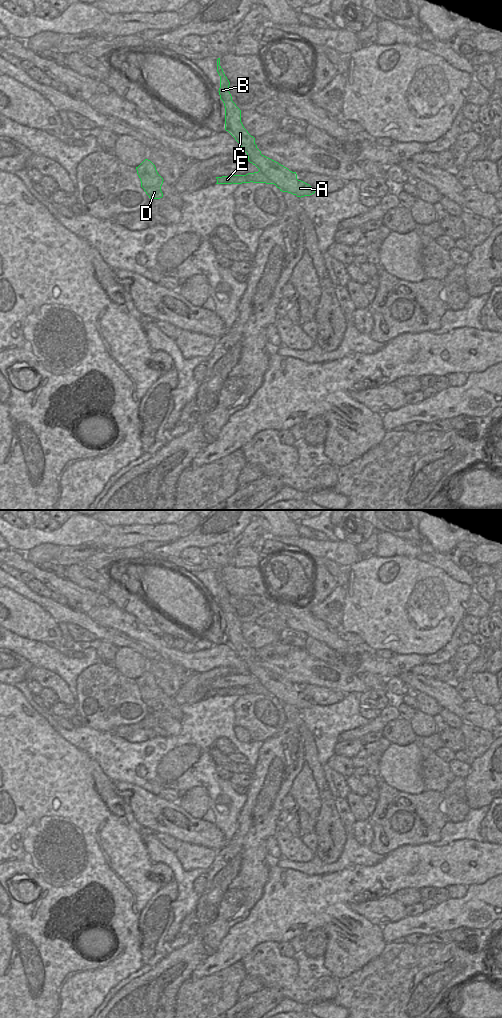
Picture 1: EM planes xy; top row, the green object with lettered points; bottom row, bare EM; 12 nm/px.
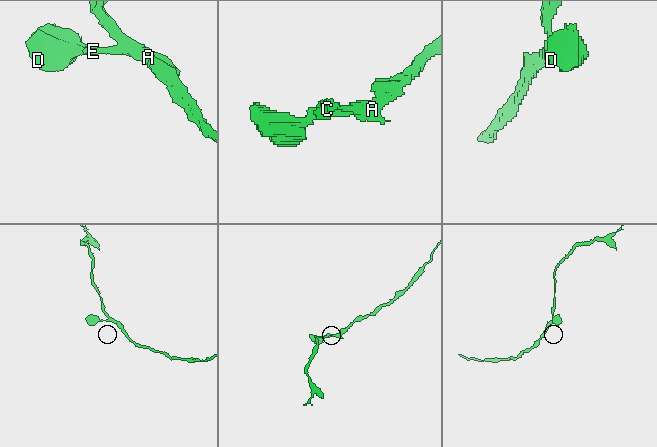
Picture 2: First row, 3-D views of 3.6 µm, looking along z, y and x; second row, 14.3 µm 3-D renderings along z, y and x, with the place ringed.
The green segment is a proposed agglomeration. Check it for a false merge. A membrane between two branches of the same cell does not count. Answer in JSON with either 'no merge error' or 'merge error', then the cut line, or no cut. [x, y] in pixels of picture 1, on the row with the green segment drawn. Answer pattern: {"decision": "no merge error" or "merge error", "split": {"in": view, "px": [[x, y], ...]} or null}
{"decision": "merge error", "split": {"in": "xy", "px": [[259, 170], [273, 183]]}}

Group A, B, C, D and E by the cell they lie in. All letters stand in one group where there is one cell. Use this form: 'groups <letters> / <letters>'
groups A B C / D E

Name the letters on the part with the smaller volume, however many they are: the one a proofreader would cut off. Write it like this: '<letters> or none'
D, E

